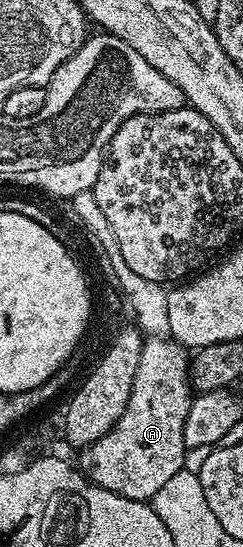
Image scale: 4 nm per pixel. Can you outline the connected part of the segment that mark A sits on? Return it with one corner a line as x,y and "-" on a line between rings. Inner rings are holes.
151,336
142,345
140,366
124,414
96,442
81,449
77,467
91,484
133,500
153,501
156,490
186,463
184,422
192,399
187,349
173,338

